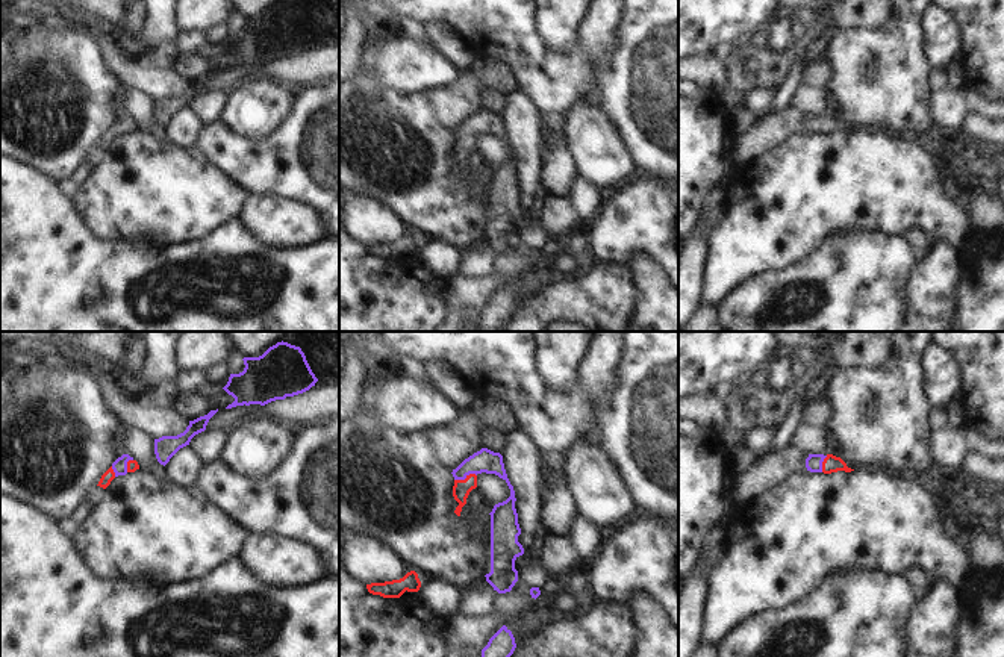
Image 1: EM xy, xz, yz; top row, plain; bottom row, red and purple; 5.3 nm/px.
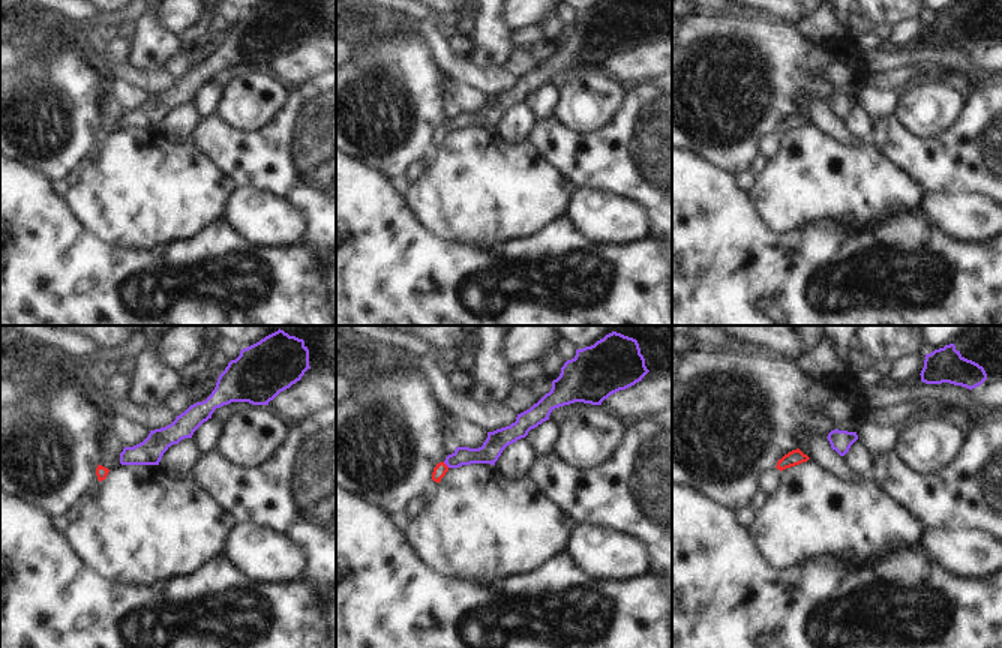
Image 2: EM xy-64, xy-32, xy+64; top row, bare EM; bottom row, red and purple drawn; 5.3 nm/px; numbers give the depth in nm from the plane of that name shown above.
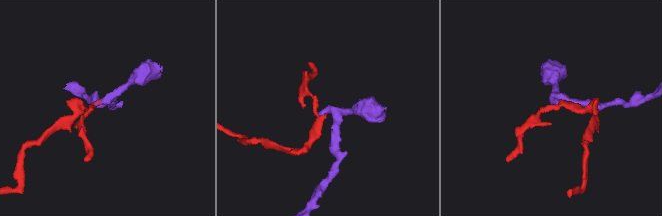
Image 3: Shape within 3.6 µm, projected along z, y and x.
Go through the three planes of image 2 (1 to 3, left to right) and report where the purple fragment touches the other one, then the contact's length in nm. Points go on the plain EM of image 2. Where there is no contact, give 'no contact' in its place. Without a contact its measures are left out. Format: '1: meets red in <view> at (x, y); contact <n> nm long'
1: no contact
2: meets red in xy-32 at (444, 128); contact 50 nm long
3: no contact

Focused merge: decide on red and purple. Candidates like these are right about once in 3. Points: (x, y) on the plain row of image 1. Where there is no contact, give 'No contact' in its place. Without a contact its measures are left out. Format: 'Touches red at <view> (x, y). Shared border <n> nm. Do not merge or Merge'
Touches red at xz (467, 138). Shared border 120 nm. Merge.

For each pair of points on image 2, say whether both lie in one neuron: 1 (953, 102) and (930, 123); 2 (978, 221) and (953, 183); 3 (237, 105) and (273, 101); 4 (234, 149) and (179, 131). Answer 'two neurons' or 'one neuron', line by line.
1: one neuron
2: two neurons
3: one neuron
4: two neurons

